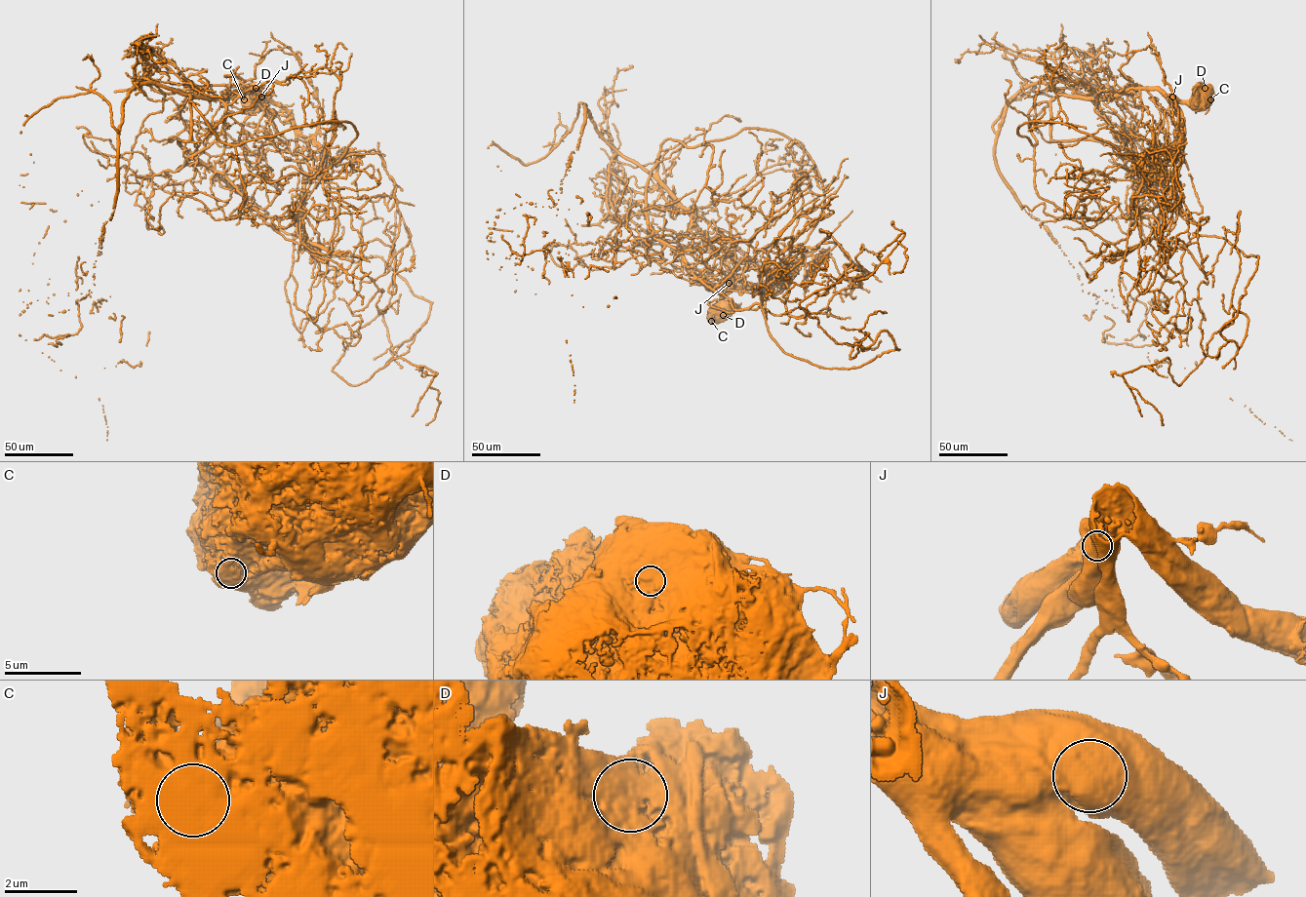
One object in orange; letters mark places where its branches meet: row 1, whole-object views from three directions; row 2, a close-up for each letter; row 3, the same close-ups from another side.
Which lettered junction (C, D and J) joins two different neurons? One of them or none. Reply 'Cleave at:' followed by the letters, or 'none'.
Cleave at: none

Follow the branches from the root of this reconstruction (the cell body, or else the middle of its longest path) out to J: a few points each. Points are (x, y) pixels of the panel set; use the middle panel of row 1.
J: (718, 312), (721, 290), (729, 282)

